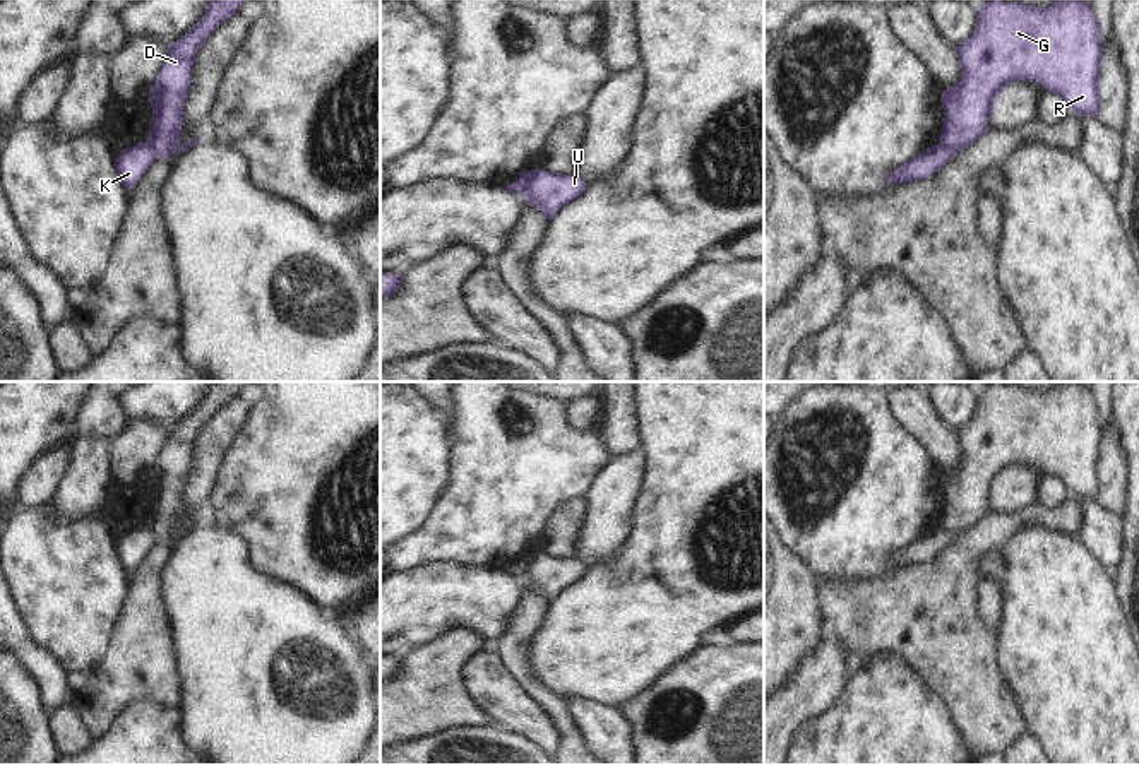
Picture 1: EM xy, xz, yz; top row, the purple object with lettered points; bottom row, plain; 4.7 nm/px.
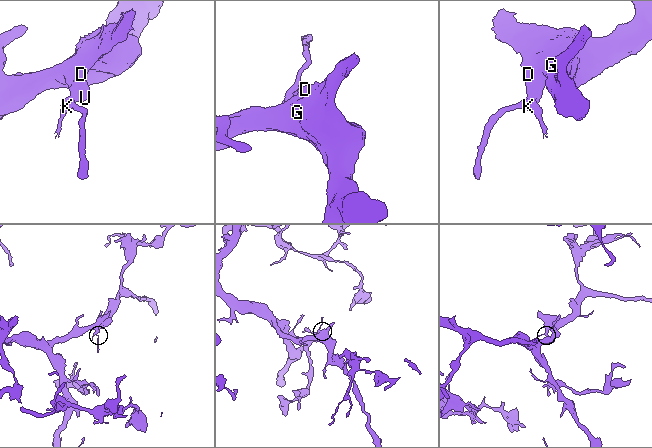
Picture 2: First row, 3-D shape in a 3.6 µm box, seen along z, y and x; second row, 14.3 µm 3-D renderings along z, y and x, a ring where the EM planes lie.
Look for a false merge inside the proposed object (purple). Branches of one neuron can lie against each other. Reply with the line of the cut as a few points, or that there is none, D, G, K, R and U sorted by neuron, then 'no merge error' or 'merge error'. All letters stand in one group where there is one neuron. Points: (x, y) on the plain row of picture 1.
xz (536, 551), (523, 577) | D G R U / K | merge error

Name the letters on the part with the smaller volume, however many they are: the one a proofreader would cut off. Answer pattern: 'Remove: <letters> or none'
Remove: K

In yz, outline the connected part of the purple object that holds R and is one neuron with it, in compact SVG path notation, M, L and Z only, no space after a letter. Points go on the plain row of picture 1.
M1057 382L1048 390L990 383L978 390L973 418L954 431L959 466L942 474L944 503L939 527L963 534L988 513L988 500L1002 474L1019 464L1036 466L1060 479L1070 496L1096 501L1100 495L1100 454L1103 419L1093 388L1084 382Z

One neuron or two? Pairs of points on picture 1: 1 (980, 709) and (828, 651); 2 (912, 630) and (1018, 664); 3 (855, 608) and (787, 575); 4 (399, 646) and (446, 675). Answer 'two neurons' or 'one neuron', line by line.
1: two neurons
2: two neurons
3: two neurons
4: two neurons

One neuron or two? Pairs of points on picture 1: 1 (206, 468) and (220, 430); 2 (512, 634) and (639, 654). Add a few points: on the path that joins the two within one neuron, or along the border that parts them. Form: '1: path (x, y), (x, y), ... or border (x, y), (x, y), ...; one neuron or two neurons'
1: path (206, 459), (214, 438); one neuron
2: border (548, 604), (530, 644), (530, 664), (535, 676); two neurons

